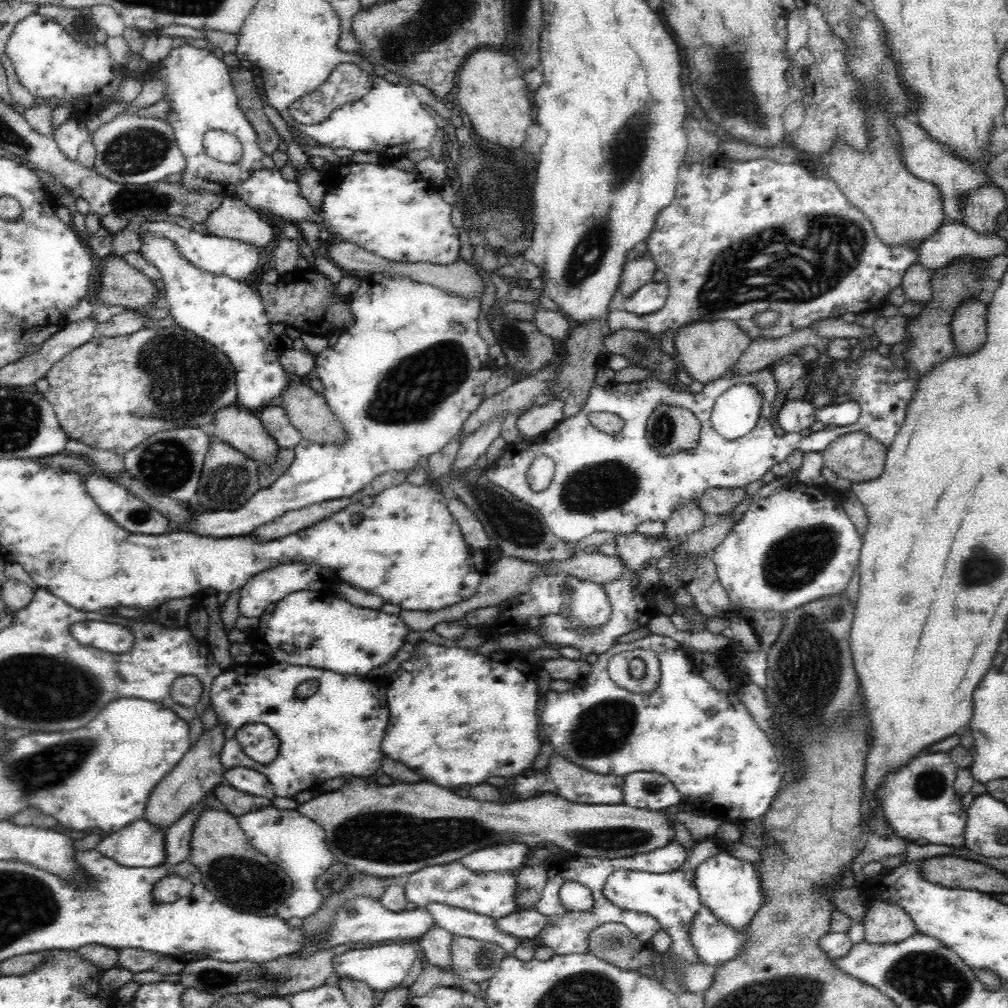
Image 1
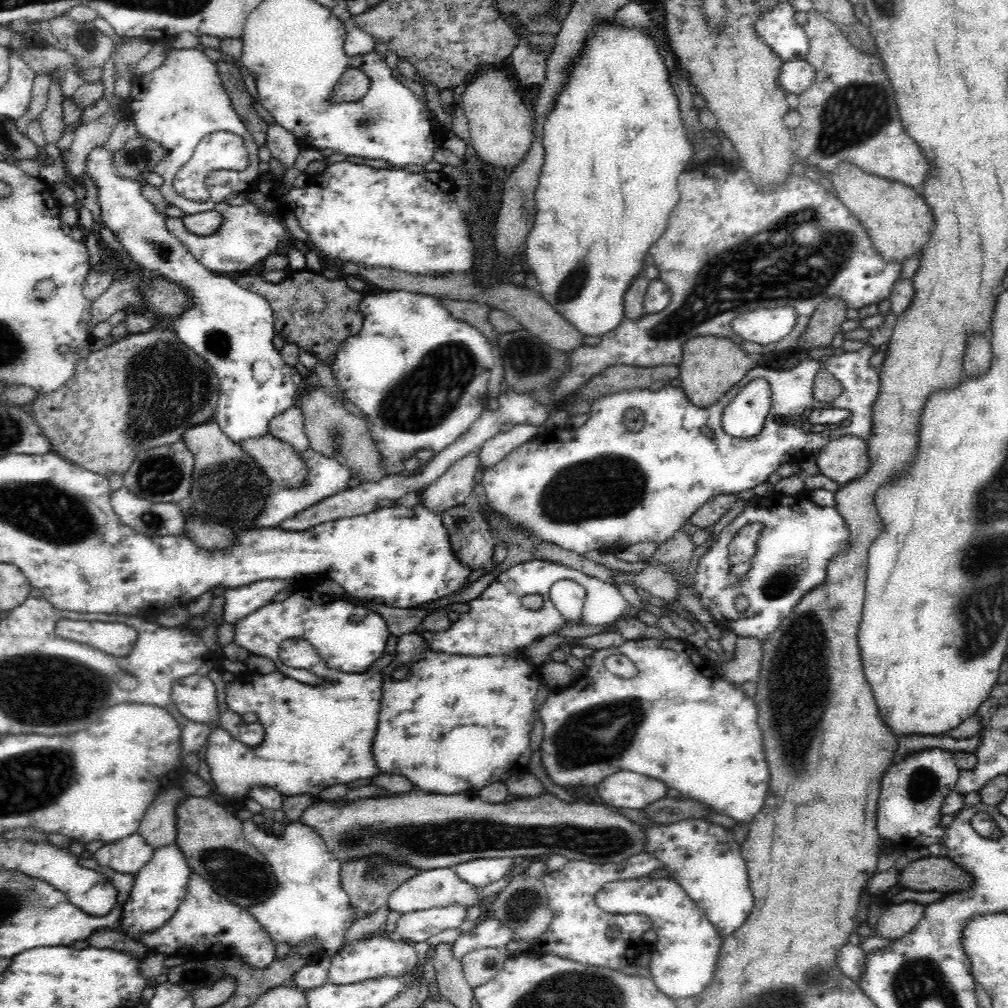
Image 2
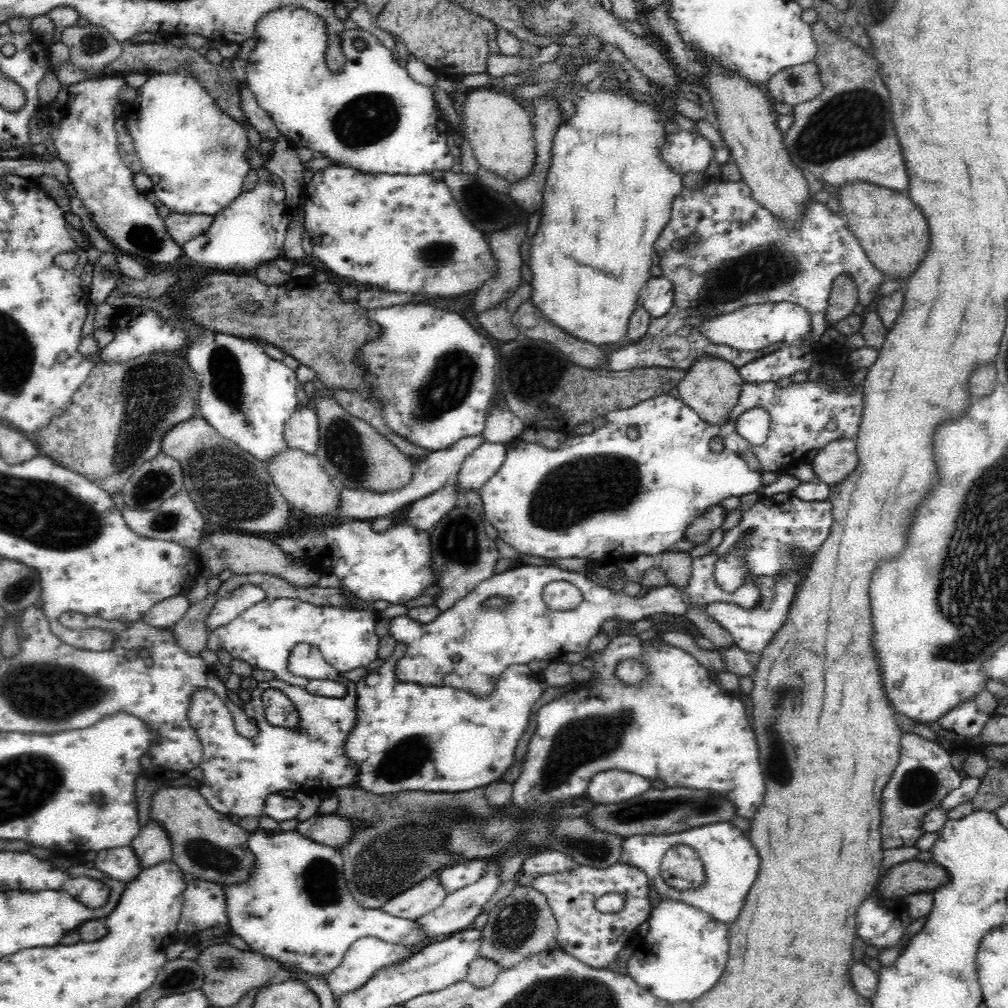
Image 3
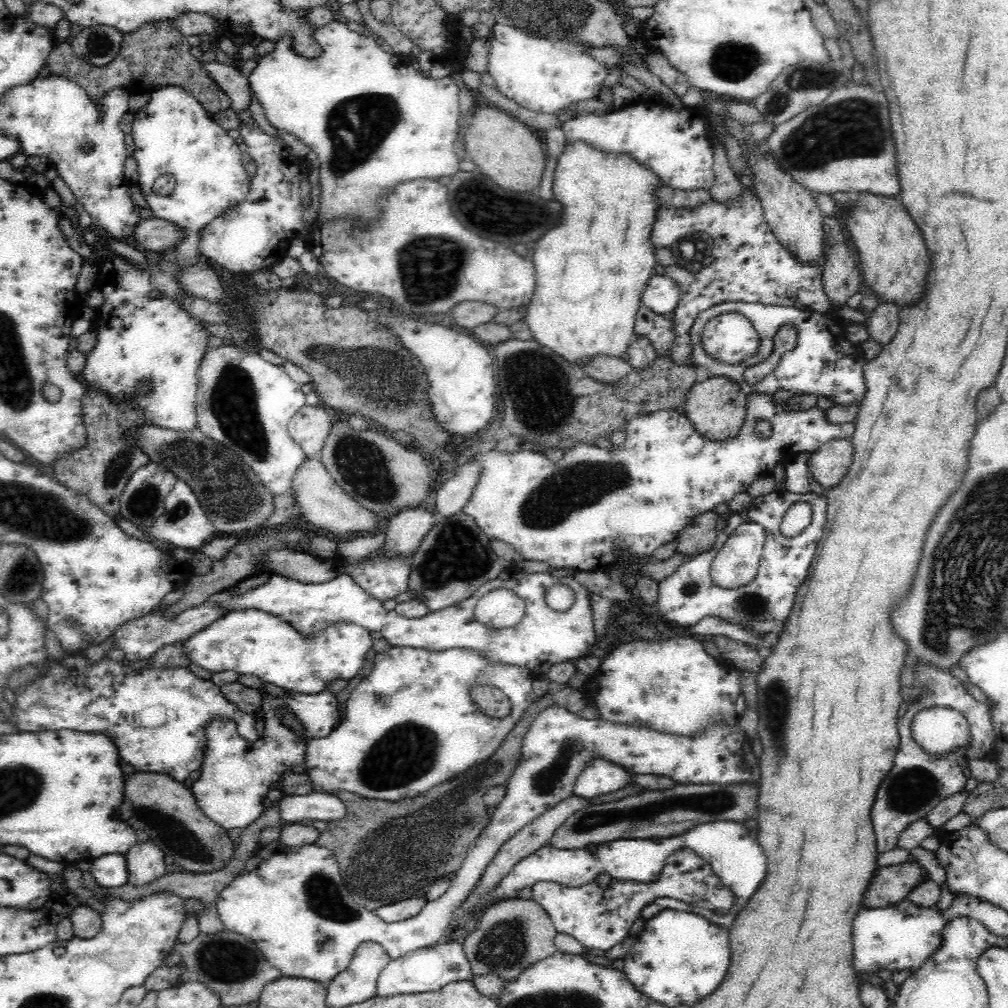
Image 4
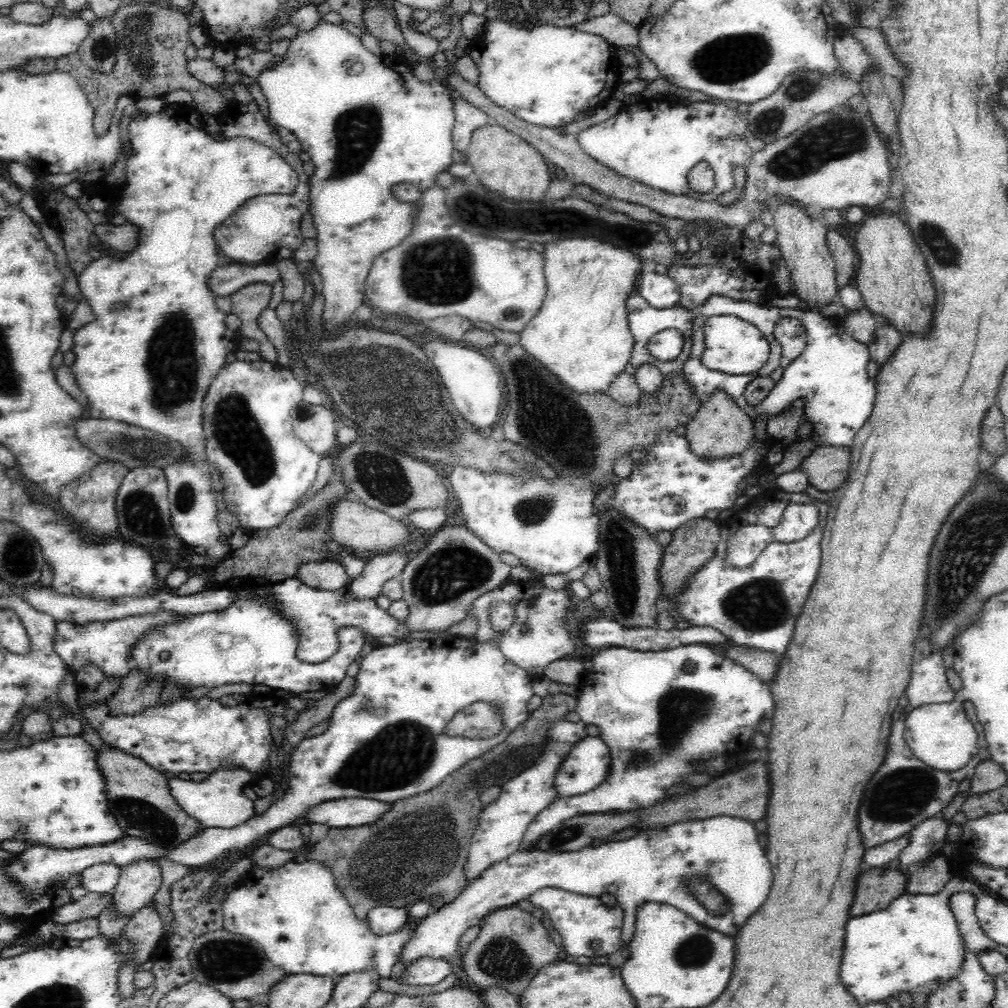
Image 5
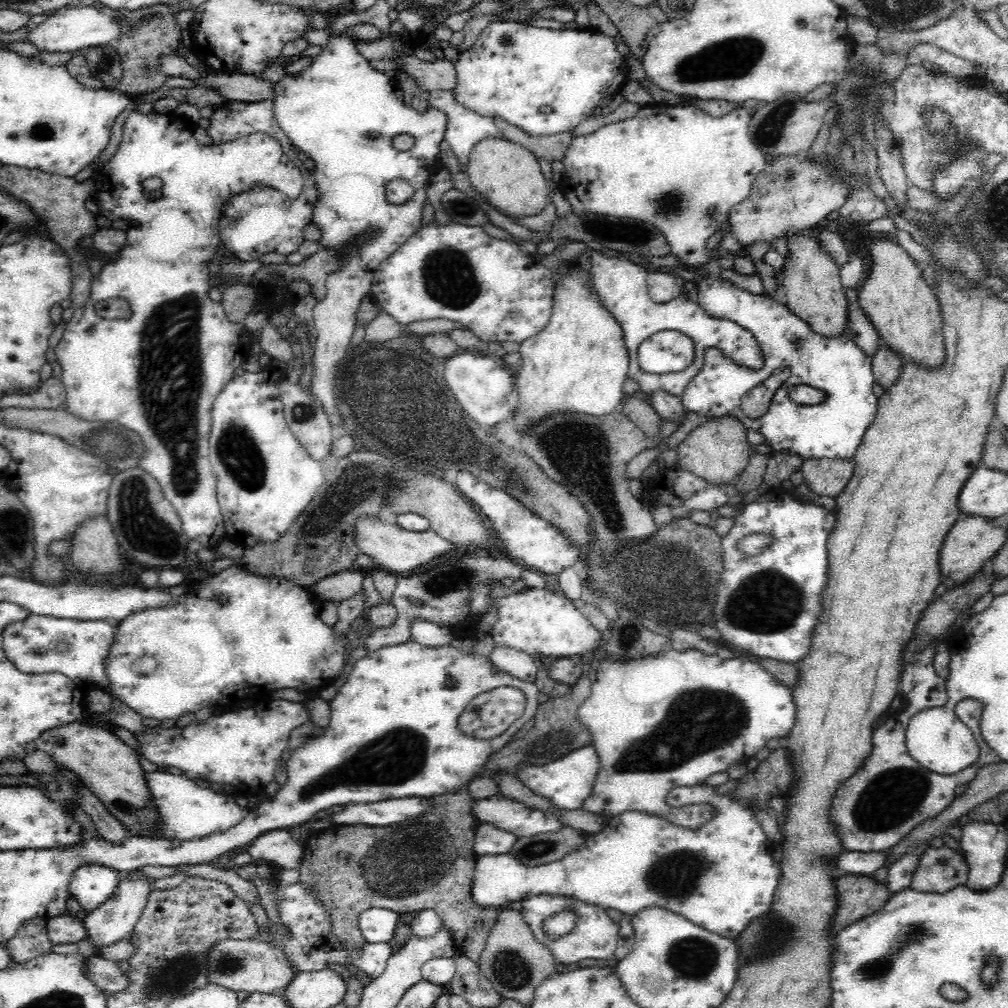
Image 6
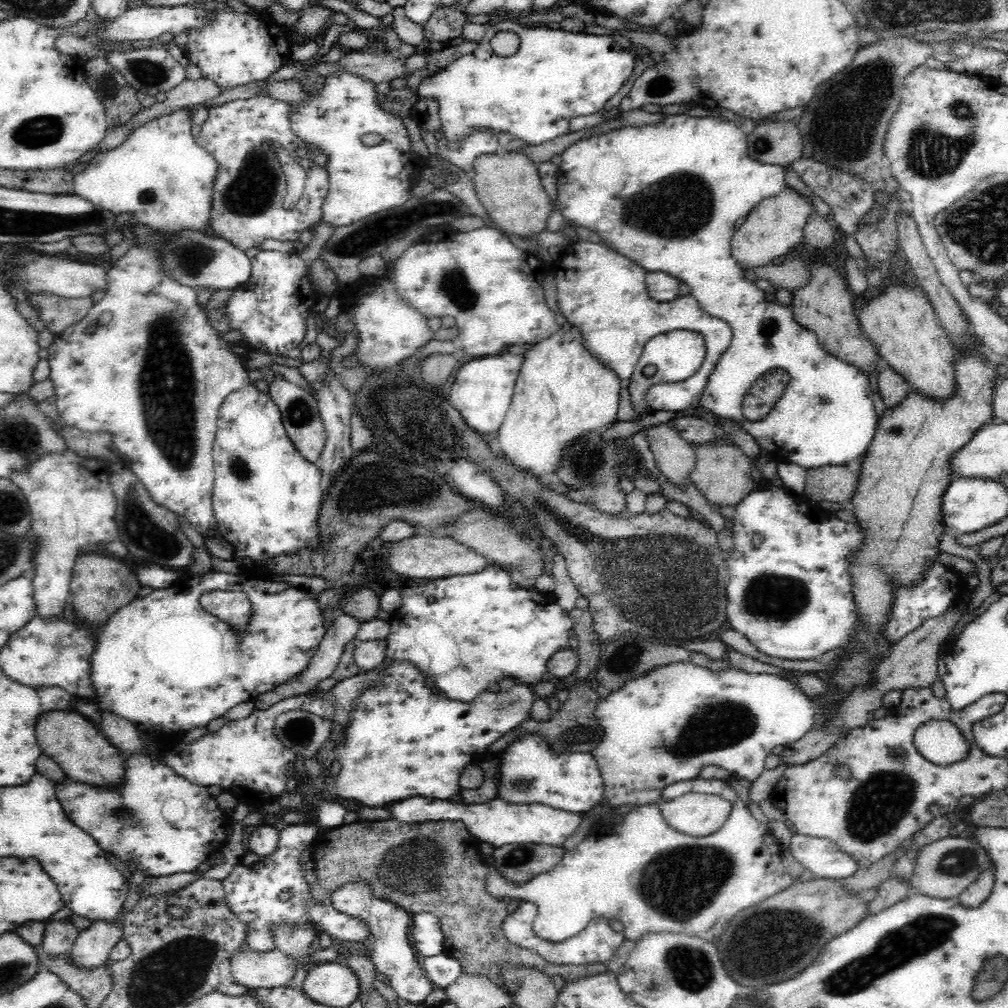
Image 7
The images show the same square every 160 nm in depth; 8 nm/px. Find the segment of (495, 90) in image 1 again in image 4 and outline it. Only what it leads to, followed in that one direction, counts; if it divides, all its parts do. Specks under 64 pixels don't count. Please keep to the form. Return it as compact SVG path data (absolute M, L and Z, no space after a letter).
M478 106L465 132L467 157L491 182L506 191L538 192L546 166L540 140L522 122L494 106Z

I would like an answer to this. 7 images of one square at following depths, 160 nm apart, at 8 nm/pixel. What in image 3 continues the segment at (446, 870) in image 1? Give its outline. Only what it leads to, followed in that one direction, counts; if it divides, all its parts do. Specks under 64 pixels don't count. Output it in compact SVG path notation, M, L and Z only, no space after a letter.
M436 873L388 900L380 910L398 918L414 920L439 908L446 895L447 889L440 884Z

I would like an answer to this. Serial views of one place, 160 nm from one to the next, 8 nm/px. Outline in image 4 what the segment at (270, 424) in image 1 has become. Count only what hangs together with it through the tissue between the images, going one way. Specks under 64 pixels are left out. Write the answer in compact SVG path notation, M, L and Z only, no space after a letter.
M305 404L296 411L287 428L308 459L319 459L333 422L334 418L323 407Z

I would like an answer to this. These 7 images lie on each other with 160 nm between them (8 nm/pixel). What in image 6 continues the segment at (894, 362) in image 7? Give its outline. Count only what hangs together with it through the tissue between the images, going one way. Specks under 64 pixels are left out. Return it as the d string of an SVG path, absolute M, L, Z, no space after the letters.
M874 240L870 246L872 270L858 292L859 305L880 336L881 344L892 349L902 362L914 361L922 368L934 368L944 360L943 318L939 299L927 286L914 259L898 242Z

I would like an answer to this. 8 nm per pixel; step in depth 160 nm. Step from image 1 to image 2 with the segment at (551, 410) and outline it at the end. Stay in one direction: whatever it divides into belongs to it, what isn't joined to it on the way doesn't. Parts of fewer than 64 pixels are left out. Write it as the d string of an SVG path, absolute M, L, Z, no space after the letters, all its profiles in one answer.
M516 424L512 430L508 432L496 433L496 436L489 438L478 450L478 466L480 471L490 468L497 462L500 462L514 448L518 448L520 444L532 440L539 433L536 426L527 426L526 424Z

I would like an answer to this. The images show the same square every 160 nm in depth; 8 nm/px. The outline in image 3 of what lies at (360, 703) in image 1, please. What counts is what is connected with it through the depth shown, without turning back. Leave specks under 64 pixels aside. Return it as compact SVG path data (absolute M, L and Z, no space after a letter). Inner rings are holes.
M298 644L290 654L290 671L302 678L314 680L334 680L344 685L348 691L342 698L324 698L314 696L285 684L281 680L258 683L258 688L250 692L252 700L244 704L243 711L256 718L258 734L252 738L244 738L235 727L233 714L216 694L209 690L196 692L193 707L193 723L196 734L203 746L203 758L199 767L203 778L198 791L216 812L224 816L252 817L260 821L264 817L266 799L280 790L313 793L346 787L355 782L359 769L345 758L344 742L352 728L358 722L358 694L356 683L336 672L327 664L322 654L310 644ZM268 689L280 690L294 704L299 717L299 729L292 731L274 727L262 714L263 693Z

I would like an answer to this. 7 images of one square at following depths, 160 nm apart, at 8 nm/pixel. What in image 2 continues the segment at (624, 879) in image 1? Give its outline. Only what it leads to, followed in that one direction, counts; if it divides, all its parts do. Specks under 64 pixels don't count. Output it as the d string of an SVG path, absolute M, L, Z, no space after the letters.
M648 877L609 882L595 894L595 904L611 915L637 912L650 919L656 941L646 967L660 992L676 1000L697 997L708 988L715 973L723 936L678 883L672 879Z

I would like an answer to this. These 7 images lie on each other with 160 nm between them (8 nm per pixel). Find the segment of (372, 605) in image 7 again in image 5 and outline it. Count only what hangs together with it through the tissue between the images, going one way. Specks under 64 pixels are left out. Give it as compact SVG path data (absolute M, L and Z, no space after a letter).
M333 561L323 563L308 563L299 566L297 578L313 589L336 591L350 584L351 578L346 573L344 565Z

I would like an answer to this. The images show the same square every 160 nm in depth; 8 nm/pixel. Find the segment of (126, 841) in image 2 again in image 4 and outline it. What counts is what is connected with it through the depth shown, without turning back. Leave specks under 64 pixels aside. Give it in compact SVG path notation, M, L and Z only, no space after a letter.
M112 853L111 855L90 859L90 861L91 867L89 871L98 885L104 888L116 888L126 884L128 869L125 855Z

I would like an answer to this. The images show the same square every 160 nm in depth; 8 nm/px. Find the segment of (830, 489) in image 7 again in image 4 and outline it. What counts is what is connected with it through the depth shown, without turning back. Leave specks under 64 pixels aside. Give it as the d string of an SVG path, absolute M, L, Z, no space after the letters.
M849 438L834 439L822 444L806 462L812 478L826 489L831 489L847 475L854 449Z

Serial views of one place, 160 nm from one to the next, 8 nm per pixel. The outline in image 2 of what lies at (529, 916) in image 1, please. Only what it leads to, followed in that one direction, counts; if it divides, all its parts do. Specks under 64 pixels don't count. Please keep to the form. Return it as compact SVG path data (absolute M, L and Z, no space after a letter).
M489 914L482 917L473 929L463 932L452 945L452 957L460 963L462 957L473 950L481 948L497 948L502 950L512 938L511 928L497 921Z

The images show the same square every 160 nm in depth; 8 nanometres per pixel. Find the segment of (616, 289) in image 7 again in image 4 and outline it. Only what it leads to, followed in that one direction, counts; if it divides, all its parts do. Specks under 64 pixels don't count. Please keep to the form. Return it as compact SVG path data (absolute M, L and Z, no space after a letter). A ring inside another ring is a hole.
M640 302L636 312L634 334L646 337L660 358L668 357L670 348L675 344L675 331L671 314L658 315ZM724 312L710 318L700 332L706 354L720 363L739 365L757 354L760 334L739 312Z

